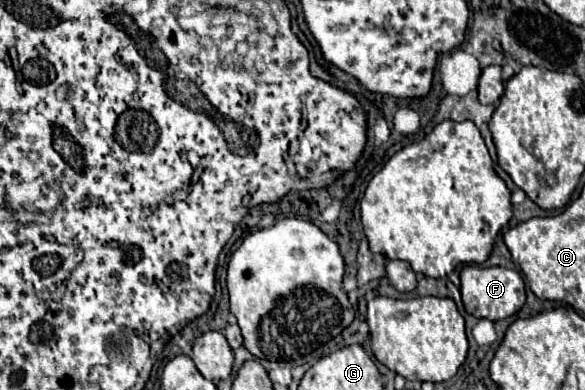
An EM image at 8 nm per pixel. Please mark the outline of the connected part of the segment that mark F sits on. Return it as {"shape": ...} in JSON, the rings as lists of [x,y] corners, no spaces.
{"shape":[[[464,266],[460,272],[460,292],[462,292],[462,302],[468,314],[476,318],[486,318],[486,320],[504,320],[518,312],[524,302],[524,280],[518,270],[512,268],[502,268],[502,266]]]}

